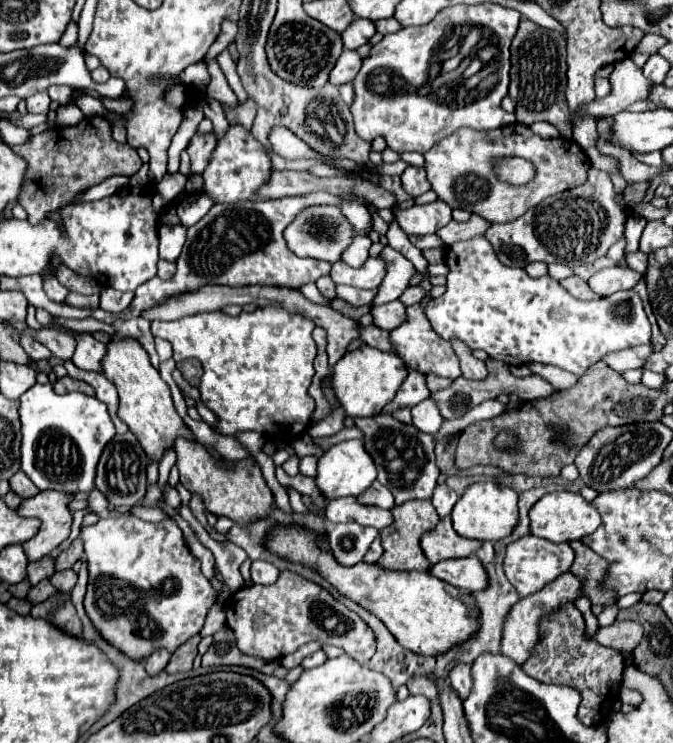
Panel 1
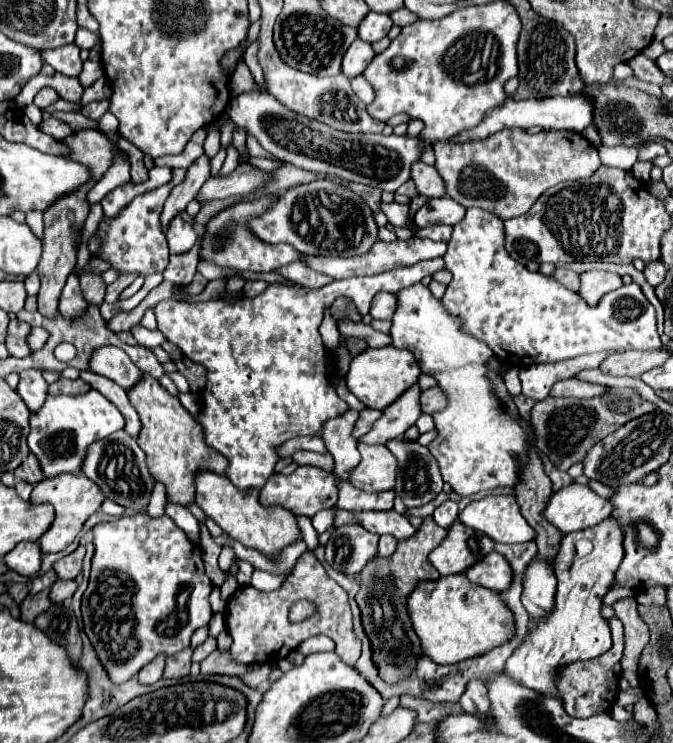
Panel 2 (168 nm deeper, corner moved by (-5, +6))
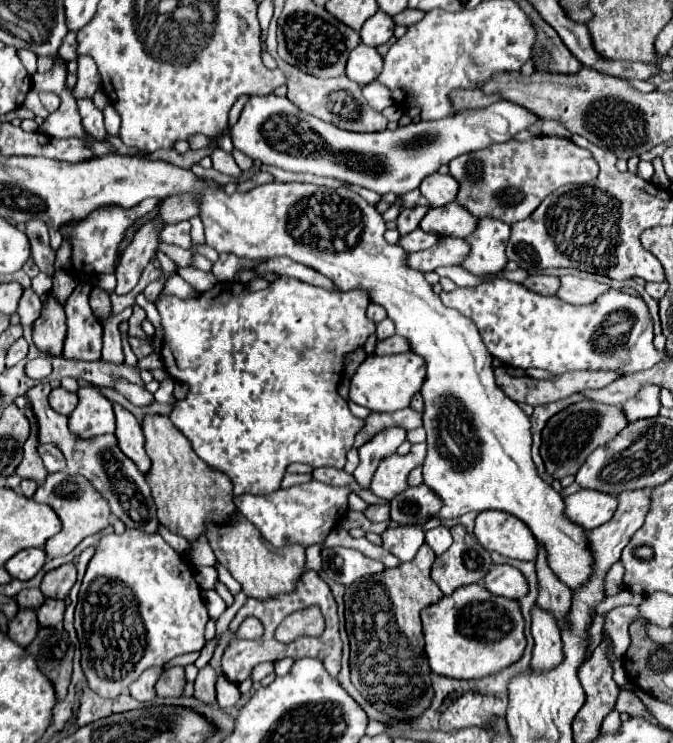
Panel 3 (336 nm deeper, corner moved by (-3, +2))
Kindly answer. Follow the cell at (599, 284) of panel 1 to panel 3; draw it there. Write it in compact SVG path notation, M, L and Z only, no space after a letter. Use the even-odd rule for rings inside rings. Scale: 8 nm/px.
M564 275L564 277L560 277L560 281L562 281L562 285L558 289L558 297L562 297L562 301L568 301L572 305L588 305L610 289L604 283L574 277L574 275Z

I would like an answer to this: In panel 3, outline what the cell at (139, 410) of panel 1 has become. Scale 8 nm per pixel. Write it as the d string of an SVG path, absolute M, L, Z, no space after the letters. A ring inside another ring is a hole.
M144 415L142 429L146 437L146 453L152 461L146 481L152 489L152 497L158 509L158 521L170 531L186 537L188 541L204 533L206 521L224 521L234 513L234 495L230 479L216 469L210 469L196 453L190 449L190 441L170 425L168 415Z

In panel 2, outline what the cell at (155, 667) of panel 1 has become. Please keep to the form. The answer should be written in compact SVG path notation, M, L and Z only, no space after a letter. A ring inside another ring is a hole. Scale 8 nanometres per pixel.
M160 655L160 657L156 657L154 661L150 661L146 667L142 667L140 673L138 673L138 681L140 681L142 685L150 685L150 683L160 681L162 669L164 669L164 659L166 659L166 655Z

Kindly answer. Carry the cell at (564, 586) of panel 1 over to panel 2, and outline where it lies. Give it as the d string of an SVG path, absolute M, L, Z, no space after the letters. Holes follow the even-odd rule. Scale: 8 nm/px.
M610 517L600 525L568 533L554 560L557 577L556 609L532 625L524 645L506 661L506 675L522 687L534 689L546 697L558 697L556 675L574 661L588 661L612 647L608 621L600 615L602 599L610 591L614 573L624 557L624 529ZM562 661L562 663L560 663Z

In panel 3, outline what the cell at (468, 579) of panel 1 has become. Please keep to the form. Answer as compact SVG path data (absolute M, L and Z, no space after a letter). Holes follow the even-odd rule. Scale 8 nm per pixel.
M494 565L490 573L482 579L482 585L490 593L508 599L518 599L528 593L528 583L524 575L512 565Z

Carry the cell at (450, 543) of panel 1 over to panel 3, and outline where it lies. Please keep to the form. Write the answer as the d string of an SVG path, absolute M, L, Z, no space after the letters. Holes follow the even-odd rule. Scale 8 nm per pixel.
M464 525L450 529L454 543L442 557L436 557L432 565L432 581L442 589L444 595L450 595L454 589L470 583L478 583L492 565L490 553L478 543L474 535L466 531Z

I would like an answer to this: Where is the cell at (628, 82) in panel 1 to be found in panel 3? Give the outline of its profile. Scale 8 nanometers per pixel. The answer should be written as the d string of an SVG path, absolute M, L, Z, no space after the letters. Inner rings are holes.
M254 95L248 99L248 103L244 105L242 109L242 115L238 119L238 123L232 127L230 131L230 137L232 137L232 143L236 149L240 149L242 153L246 153L250 159L258 159L260 163L268 163L268 165L276 165L284 171L292 171L292 173L312 173L312 175L318 175L318 177L332 177L332 179L340 179L340 181L346 181L346 183L352 183L352 185L360 185L360 187L366 187L366 189L372 189L376 191L378 195L386 195L386 193L396 193L396 195L402 195L402 193L408 193L412 189L416 189L420 185L420 181L428 175L432 175L434 171L438 171L440 165L446 165L448 161L452 161L454 157L458 155L464 155L464 153L470 153L470 151L478 151L478 149L486 149L494 143L504 143L504 141L510 141L518 131L522 129L530 129L532 125L536 125L540 121L540 117L536 113L528 113L528 109L522 109L522 105L514 105L512 101L498 101L498 103L492 103L490 107L484 107L484 109L468 109L468 111L462 111L454 117L448 117L448 119L438 119L438 121L420 121L418 125L416 123L410 123L406 127L398 127L394 131L386 129L386 131L378 131L378 133L352 133L352 131L342 131L326 121L320 121L316 117L310 117L308 113L300 111L296 105L292 105L286 97L276 97L276 95Z

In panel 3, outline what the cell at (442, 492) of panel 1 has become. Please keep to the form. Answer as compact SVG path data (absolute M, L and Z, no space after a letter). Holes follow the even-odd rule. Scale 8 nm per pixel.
M438 525L430 531L426 531L426 543L434 549L436 555L442 555L450 543L452 543L452 535L450 535L450 529L444 527L444 525Z

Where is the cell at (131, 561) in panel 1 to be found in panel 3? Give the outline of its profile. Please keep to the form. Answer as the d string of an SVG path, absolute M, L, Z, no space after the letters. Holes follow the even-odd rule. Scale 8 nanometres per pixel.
M126 529L122 535L104 535L88 563L76 605L76 633L82 649L82 669L90 689L100 697L118 697L144 669L152 665L164 667L182 653L200 651L206 643L204 627L208 619L202 589L194 577L194 565L172 549L160 533Z

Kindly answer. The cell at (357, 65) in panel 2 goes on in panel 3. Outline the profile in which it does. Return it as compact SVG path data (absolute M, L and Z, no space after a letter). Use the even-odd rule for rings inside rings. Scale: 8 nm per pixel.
M360 43L356 49L350 51L348 65L346 65L346 77L356 81L358 85L366 85L374 81L380 71L382 71L382 57L376 53L374 47Z

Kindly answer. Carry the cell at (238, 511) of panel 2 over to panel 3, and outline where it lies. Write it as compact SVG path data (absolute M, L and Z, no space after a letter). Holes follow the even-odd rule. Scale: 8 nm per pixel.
M234 513L234 517L228 517L230 525L210 525L206 529L206 537L210 541L210 547L214 549L216 559L234 575L236 581L242 583L242 589L248 597L266 599L274 597L282 591L292 591L298 577L304 571L304 549L302 545L288 545L286 549L274 549L246 517L240 513Z

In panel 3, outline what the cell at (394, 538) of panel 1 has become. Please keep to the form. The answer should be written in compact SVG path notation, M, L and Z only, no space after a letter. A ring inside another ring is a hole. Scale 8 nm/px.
M422 545L414 561L362 577L344 593L352 683L378 711L386 711L394 719L410 721L422 715L434 695L420 623L420 611L444 595L430 579L434 557L434 551Z

